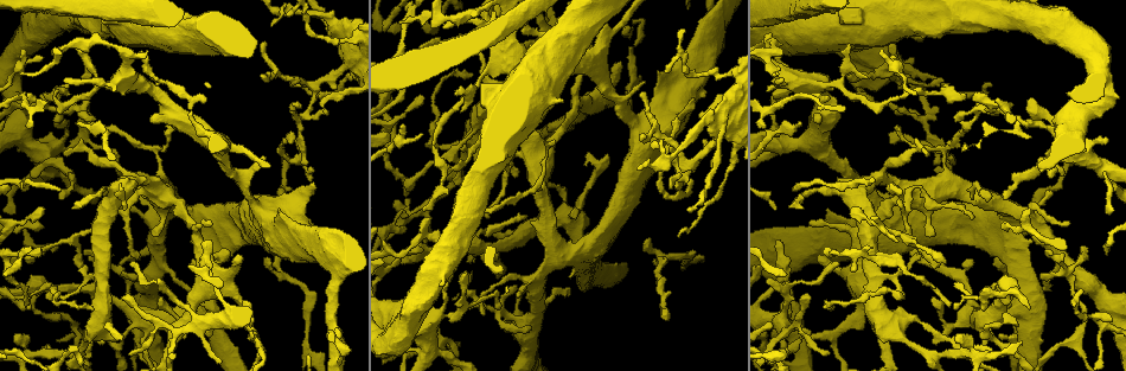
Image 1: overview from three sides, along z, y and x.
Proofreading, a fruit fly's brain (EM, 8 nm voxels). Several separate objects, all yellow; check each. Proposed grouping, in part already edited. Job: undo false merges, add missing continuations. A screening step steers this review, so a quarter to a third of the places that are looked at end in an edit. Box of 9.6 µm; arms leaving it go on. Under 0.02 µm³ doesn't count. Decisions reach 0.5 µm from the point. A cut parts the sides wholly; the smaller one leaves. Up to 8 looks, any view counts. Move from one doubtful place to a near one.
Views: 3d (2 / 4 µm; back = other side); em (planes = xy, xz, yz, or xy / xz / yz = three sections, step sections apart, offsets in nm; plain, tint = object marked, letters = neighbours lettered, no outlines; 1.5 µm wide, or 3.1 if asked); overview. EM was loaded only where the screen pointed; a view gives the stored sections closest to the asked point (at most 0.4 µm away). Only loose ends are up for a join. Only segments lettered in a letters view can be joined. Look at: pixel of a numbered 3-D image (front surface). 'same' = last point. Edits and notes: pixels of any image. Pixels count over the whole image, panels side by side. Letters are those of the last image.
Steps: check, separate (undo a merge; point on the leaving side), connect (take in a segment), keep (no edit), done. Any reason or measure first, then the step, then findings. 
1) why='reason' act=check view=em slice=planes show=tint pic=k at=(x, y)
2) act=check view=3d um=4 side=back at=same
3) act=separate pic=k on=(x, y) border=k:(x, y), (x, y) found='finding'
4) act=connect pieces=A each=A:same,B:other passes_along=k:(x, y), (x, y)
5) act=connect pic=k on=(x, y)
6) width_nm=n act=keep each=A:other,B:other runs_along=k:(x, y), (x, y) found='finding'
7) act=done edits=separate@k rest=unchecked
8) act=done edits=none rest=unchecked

why='an open end' act=check view=em slice=xy step=8 show=letters pic=1 at=(944, 79)

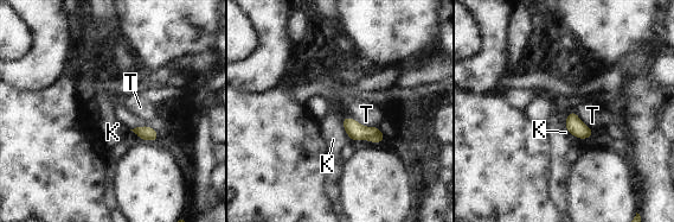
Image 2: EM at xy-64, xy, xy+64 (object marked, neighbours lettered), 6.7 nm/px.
act=check view=em slice=planes show=letters at=same

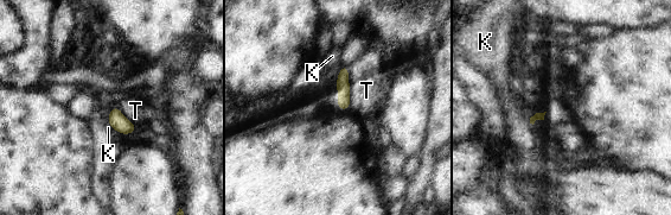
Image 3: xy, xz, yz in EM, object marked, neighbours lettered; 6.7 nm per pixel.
longest_contact=T:300nm act=keep each=K:other,T:other runs_along=3:(344, 68), (342, 106) found='none of them fits'

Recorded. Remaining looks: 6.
why='thin end' act=check view=em slice=yz step=8 show=tint pic=1 at=(430, 218)

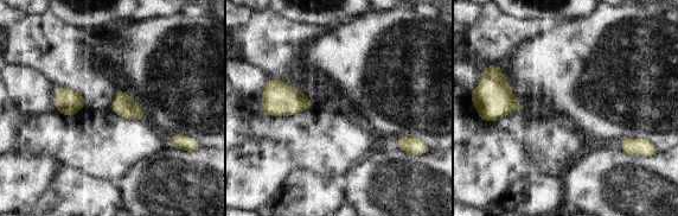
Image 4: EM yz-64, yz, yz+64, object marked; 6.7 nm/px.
why='another direction' act=check view=em slice=planes show=letters at=same

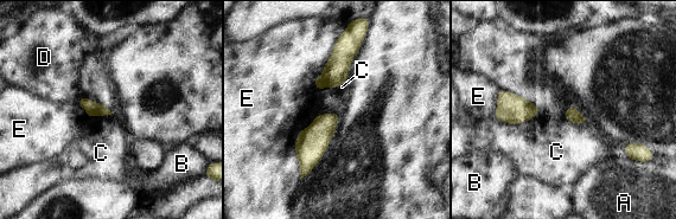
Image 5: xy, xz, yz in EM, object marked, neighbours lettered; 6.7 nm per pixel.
width_nm=90 longest_contact=E:400nm act=keep each=A:other,B:other,C:other,D:other,E:other found='no lettered segment goes on from it'

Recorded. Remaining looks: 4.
why='thick turns thin' act=check view=em slice=planes show=letters pic=1 at=(781, 84)

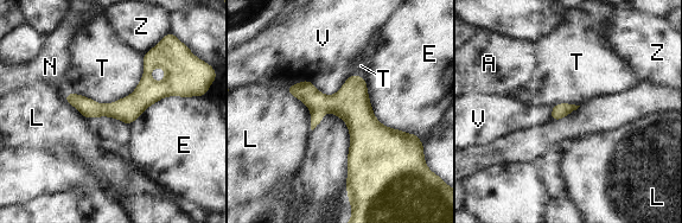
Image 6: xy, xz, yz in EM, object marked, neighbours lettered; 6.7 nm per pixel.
act=keep each=A:other,E:other,L:other,N:other,T:other,V:other,Z:other border=6:(144, 55), (129, 94), (68, 93) found='one neuron here'

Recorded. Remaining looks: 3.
act=done edits=none rest=unchecked

